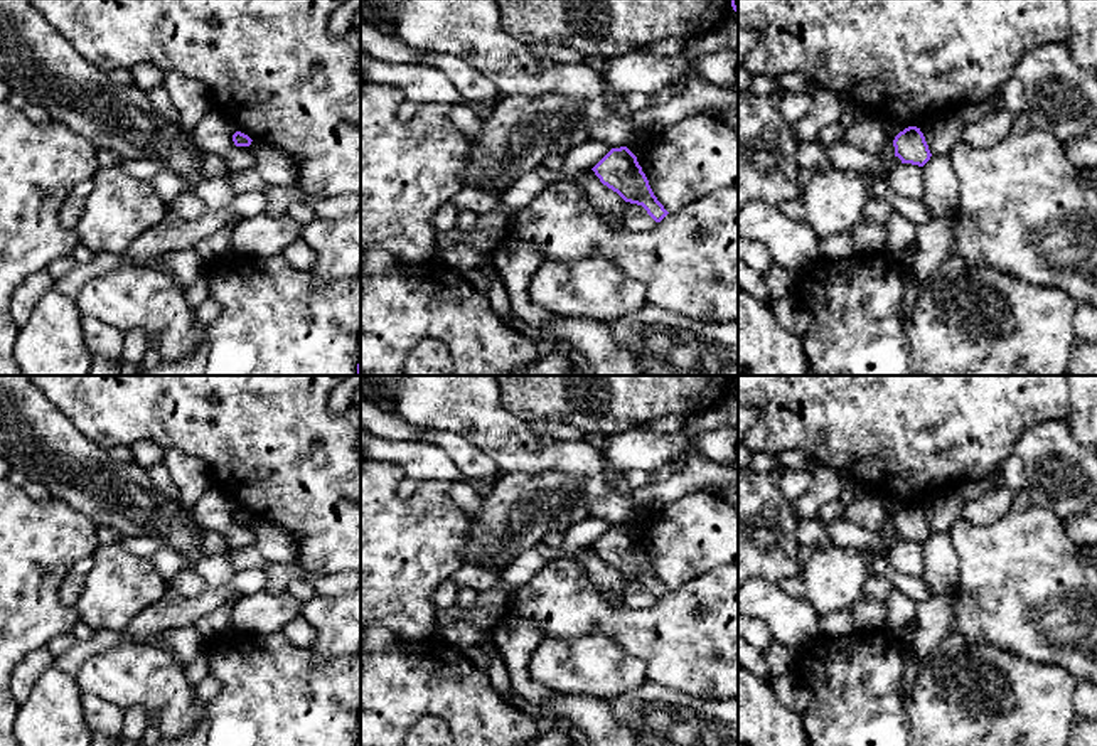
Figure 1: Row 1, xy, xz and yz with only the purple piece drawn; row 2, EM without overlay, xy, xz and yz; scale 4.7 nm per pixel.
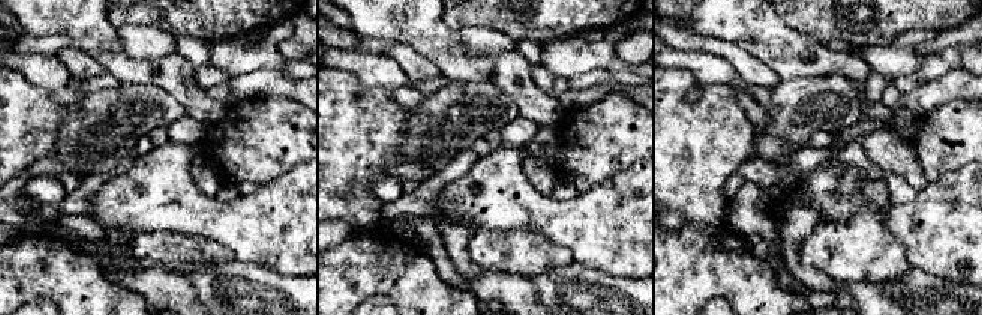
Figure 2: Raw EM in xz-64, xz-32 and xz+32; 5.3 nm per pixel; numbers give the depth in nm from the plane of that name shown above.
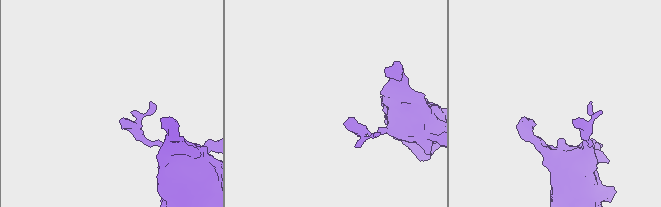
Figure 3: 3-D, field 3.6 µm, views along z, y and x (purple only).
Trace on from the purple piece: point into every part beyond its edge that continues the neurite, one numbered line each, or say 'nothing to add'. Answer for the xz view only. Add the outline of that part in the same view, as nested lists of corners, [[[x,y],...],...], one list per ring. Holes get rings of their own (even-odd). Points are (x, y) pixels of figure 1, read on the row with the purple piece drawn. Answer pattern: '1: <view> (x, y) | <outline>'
nothing to add

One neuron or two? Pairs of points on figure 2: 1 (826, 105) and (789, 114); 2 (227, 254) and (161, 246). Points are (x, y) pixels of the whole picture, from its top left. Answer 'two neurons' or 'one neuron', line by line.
1: one neuron
2: one neuron

